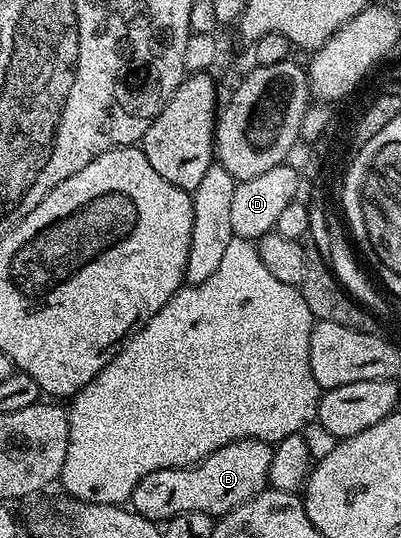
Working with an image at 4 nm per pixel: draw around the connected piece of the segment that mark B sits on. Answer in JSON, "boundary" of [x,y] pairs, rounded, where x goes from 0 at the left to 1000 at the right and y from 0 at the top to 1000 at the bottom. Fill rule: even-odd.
{"boundary":[[[586,818],[544,836],[534,836],[499,857],[464,870],[416,870],[364,881],[344,903],[334,903],[324,942],[332,952],[382,970],[421,967],[434,955],[454,955],[464,948],[504,948],[504,955],[524,955],[531,963],[561,959],[574,948],[603,941],[623,926],[661,913],[671,905],[673,851],[681,827],[666,818]]]}

